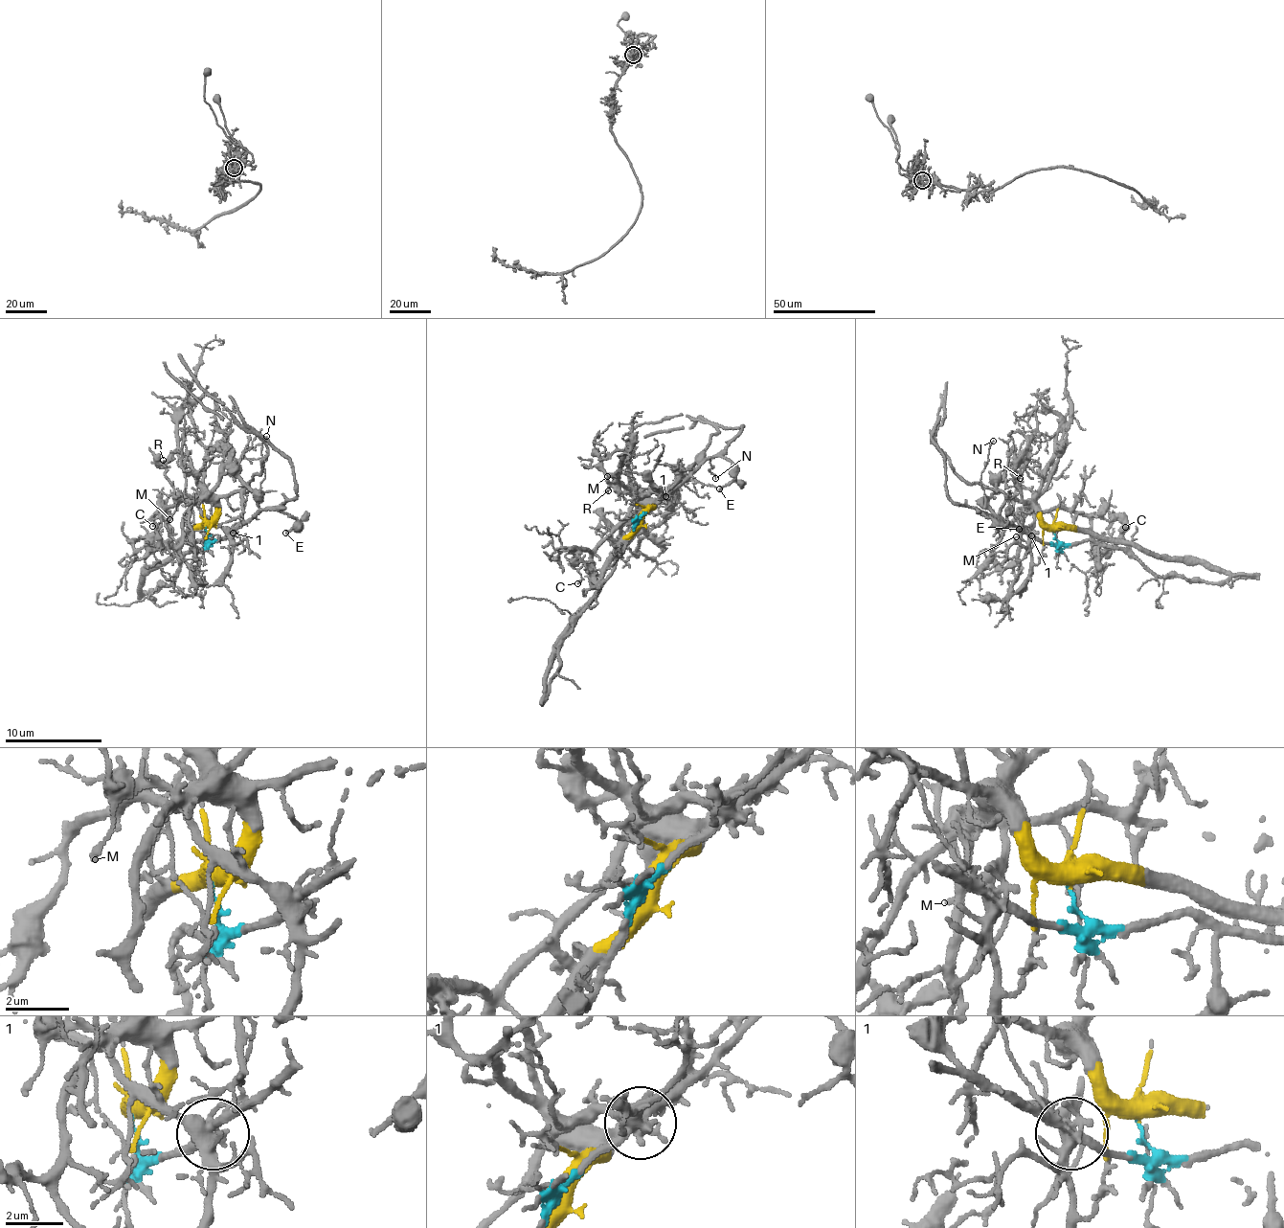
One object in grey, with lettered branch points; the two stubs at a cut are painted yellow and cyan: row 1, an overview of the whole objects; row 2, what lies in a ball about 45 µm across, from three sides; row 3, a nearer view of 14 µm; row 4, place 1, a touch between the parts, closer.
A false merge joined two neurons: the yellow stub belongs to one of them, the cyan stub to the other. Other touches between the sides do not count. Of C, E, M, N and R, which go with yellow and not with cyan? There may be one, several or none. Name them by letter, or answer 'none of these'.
C, M, R

